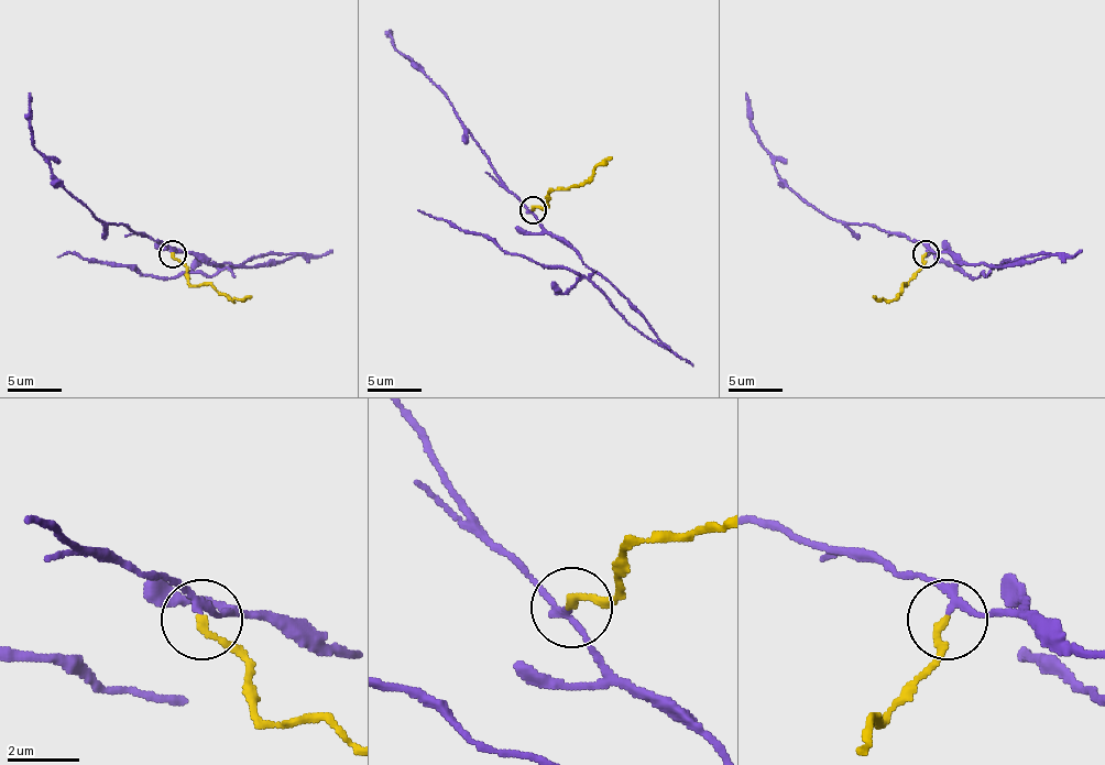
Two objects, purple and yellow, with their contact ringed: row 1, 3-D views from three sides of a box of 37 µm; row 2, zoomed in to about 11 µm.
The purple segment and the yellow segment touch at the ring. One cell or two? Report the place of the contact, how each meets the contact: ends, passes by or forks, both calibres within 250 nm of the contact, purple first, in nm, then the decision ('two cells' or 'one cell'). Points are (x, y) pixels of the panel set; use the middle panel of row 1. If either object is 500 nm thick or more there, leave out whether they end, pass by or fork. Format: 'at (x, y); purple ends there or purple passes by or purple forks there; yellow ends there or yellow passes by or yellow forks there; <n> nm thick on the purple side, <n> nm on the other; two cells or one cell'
at (533, 210); purple passes by; yellow ends there; 150 nm thick on the purple side, 220 nm on the other; two cells

